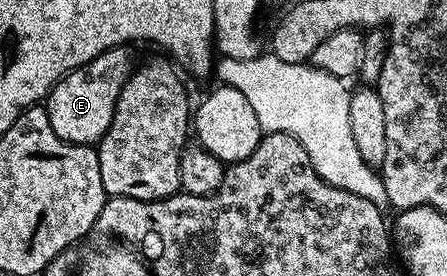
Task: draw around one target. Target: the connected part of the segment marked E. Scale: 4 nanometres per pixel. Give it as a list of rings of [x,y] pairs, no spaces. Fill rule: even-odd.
[[[115,47],[104,51],[96,59],[78,69],[71,69],[61,77],[45,98],[44,108],[52,131],[73,145],[94,145],[101,141],[112,123],[116,111],[116,99],[136,68],[136,60],[126,47]]]

